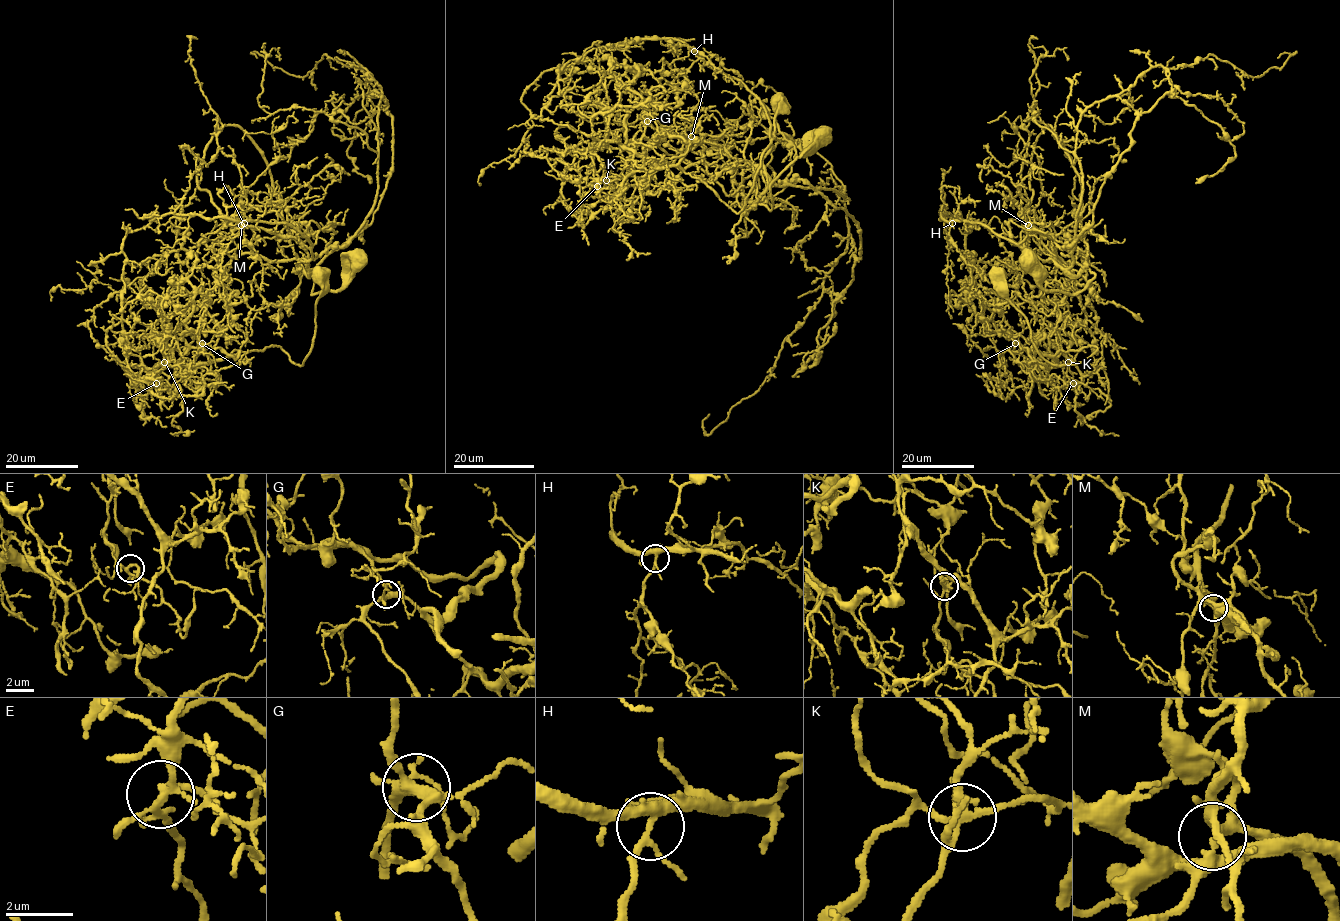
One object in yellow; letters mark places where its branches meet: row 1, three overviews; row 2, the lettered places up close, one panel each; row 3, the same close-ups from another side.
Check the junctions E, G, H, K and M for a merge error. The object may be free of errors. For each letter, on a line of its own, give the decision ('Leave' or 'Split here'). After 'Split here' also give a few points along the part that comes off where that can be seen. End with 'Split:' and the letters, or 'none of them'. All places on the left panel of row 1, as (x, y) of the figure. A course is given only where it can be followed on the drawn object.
E: Leave
G: Leave
H: Leave
K: Split here. Course of the part to remove: (164, 363), (191, 348), (221, 360), (234, 350), (275, 345), (302, 365), (323, 289), (316, 266)
M: Leave
Split: K

